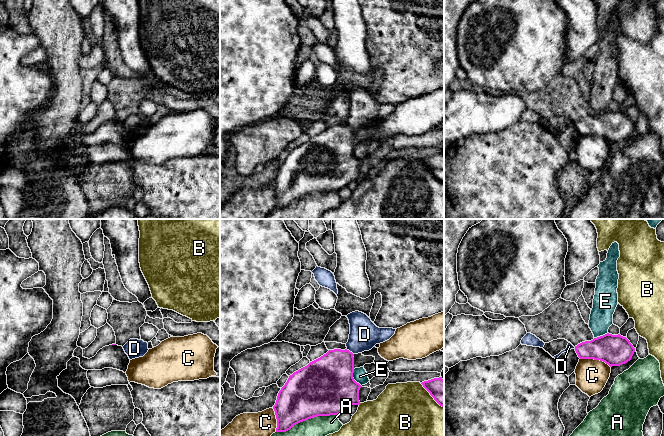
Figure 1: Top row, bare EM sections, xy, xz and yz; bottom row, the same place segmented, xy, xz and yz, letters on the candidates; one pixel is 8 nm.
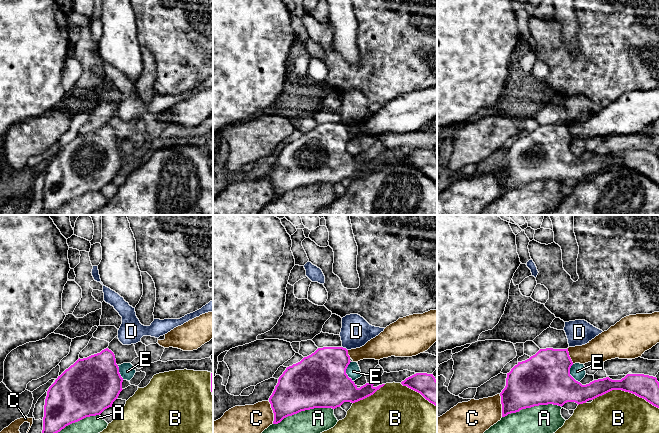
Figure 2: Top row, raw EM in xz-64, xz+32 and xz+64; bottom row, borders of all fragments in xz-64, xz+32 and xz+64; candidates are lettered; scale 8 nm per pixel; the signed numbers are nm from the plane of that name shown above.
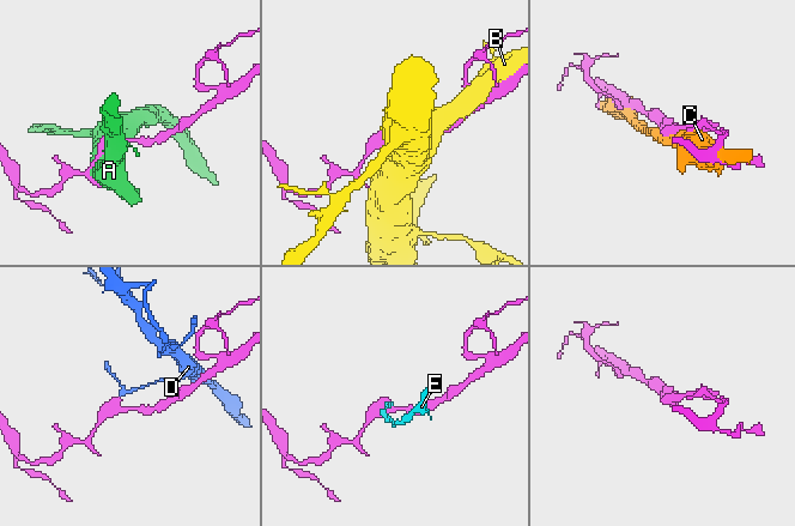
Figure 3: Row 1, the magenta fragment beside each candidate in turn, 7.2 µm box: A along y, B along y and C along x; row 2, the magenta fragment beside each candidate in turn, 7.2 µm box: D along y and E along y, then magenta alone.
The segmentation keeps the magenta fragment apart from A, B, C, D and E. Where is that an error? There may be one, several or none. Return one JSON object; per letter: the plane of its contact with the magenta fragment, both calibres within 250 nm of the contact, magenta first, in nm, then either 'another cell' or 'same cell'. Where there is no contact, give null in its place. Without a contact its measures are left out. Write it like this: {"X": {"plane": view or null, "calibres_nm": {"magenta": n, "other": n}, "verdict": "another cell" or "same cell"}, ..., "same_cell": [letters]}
{"A": {"plane": "xz", "calibres_nm": {"magenta": 420, "other": 280}, "verdict": "another cell"}, "B": {"plane": "xz", "calibres_nm": {"magenta": 190, "other": 500}, "verdict": "another cell"}, "C": {"plane": "yz", "calibres_nm": {"magenta": 260, "other": 260}, "verdict": "another cell"}, "D": {"plane": "xz", "calibres_nm": {"magenta": 360, "other": 240}, "verdict": "another cell"}, "E": {"plane": "xz", "calibres_nm": {"magenta": 460, "other": 110}, "verdict": "another cell"}, "same_cell": []}

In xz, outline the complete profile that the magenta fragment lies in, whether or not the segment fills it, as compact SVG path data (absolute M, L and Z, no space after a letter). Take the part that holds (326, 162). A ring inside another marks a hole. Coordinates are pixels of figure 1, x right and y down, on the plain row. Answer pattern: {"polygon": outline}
{"polygon": "M329 126L320 134L310 138L307 142L299 145L289 152L285 161L278 169L273 185L277 195L276 208L286 208L294 201L317 192L338 191L347 187L352 181L360 181L359 166L362 163L353 154L354 130L349 126Z"}

